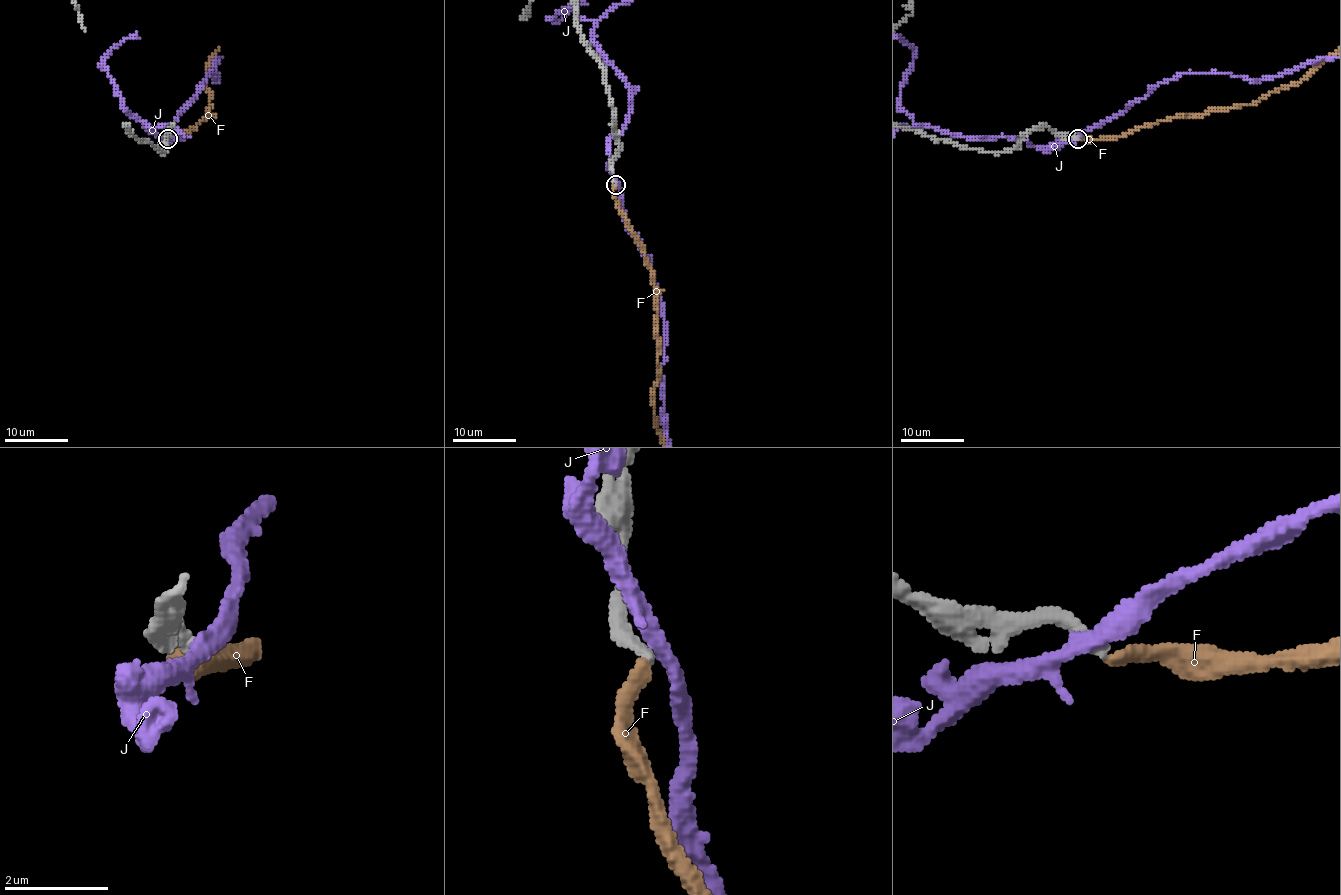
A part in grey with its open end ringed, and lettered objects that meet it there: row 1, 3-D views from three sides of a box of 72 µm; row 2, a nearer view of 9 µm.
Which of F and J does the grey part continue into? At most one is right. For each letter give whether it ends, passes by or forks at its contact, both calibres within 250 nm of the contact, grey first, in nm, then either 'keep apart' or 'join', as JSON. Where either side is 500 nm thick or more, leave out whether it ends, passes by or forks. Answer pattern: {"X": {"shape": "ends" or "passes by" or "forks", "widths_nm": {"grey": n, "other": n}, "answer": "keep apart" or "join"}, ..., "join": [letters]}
{"F": {"shape": "ends", "widths_nm": {"grey": 280, "other": 280}, "answer": "join"}, "J": {"shape": "forks", "widths_nm": {"grey": 320, "other": 240}, "answer": "keep apart"}, "join": ["F"]}

